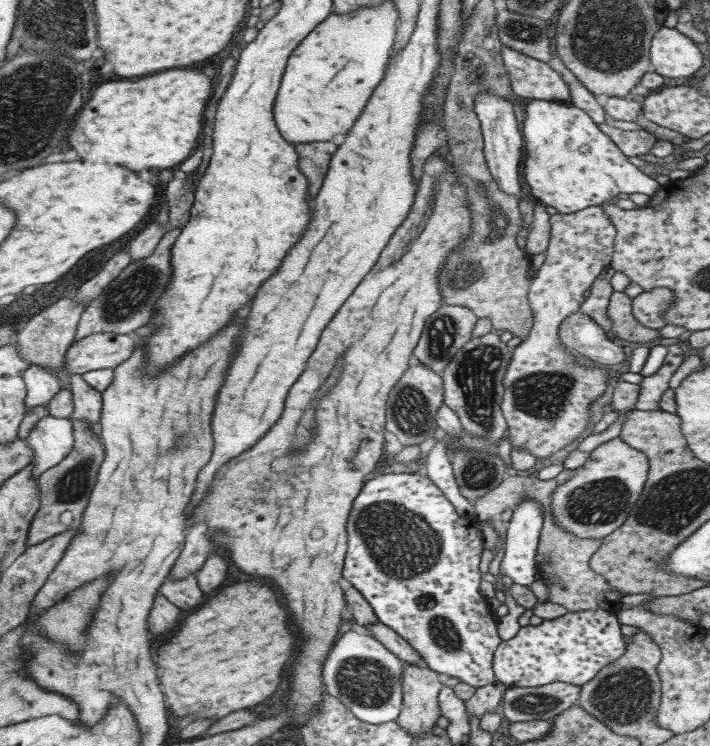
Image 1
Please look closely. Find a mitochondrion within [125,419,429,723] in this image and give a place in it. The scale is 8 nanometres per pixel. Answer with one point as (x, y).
(365, 683)

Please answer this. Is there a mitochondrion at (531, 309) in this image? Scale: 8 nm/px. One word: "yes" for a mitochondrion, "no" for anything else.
no

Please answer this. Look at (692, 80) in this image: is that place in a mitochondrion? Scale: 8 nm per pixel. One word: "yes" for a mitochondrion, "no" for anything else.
no

